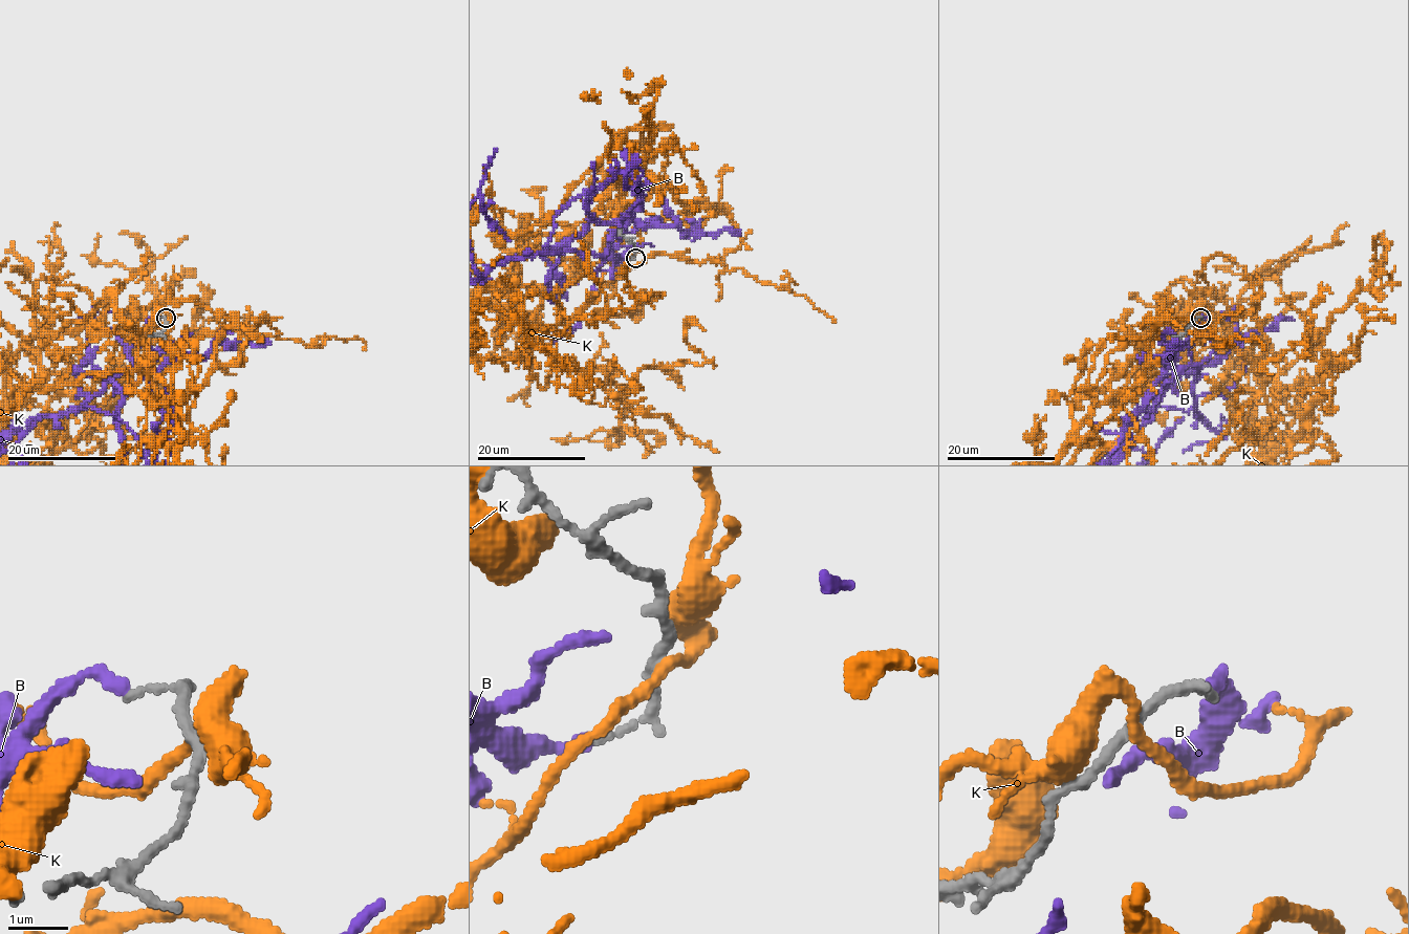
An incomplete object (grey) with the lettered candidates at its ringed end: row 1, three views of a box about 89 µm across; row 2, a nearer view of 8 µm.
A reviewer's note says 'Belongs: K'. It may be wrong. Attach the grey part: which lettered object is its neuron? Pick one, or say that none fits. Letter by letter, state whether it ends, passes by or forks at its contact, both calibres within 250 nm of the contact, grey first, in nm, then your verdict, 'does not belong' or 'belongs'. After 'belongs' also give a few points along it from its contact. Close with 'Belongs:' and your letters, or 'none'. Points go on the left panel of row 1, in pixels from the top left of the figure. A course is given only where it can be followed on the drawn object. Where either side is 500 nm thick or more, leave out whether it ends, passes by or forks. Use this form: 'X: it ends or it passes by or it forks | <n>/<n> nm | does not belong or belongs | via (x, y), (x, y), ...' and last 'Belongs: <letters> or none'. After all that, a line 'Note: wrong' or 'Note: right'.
B: it ends | 110/240 nm | does not belong
K: it passes by | 140/200 nm | does not belong
Belongs: none
Note: wrong

